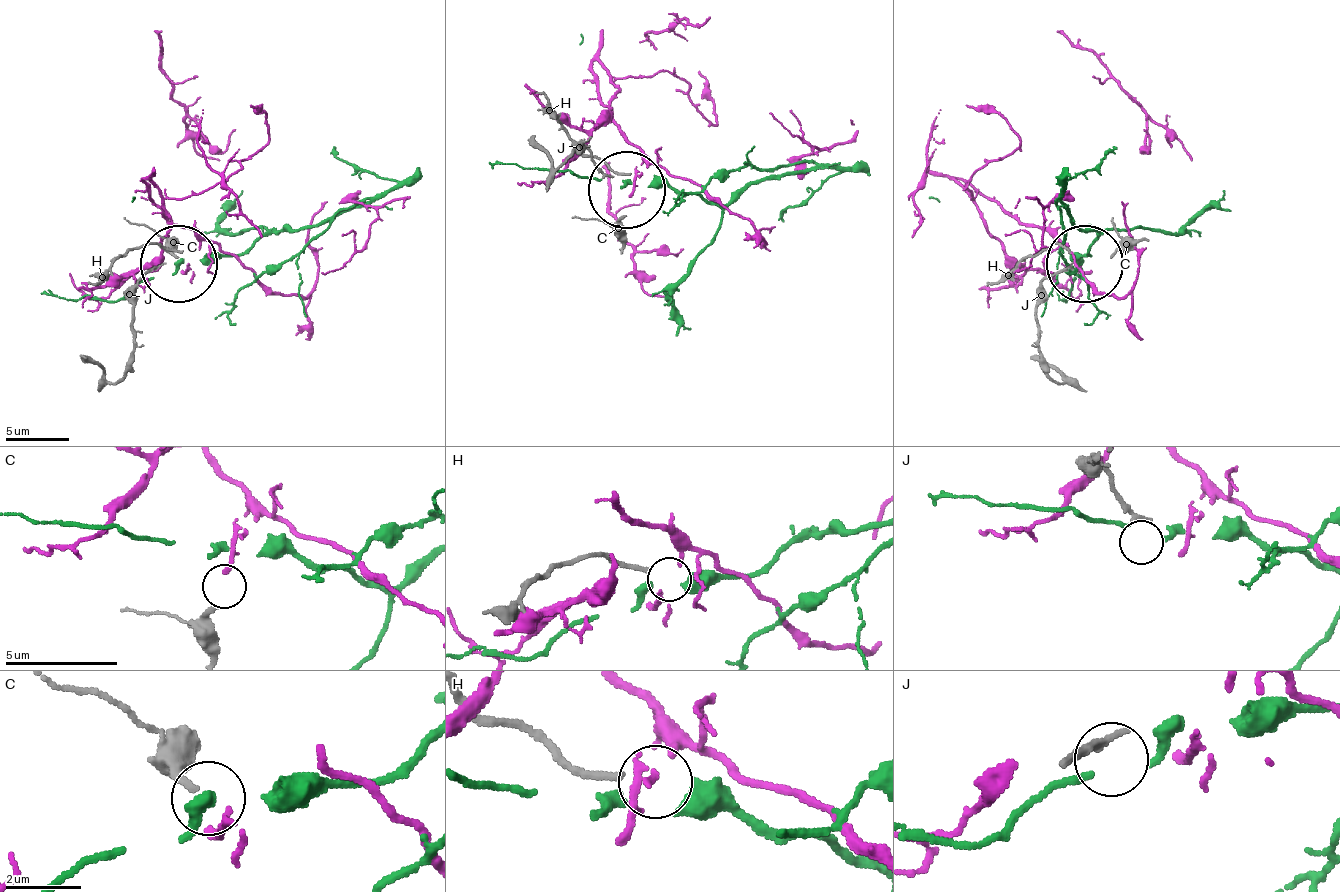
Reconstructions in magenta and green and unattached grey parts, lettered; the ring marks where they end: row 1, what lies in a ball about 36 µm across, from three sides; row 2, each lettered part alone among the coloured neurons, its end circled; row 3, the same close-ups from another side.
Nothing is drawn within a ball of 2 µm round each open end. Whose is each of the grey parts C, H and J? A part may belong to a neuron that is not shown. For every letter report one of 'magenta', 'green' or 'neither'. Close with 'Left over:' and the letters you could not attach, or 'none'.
C: magenta
H: green
J: neither
Left over: J

